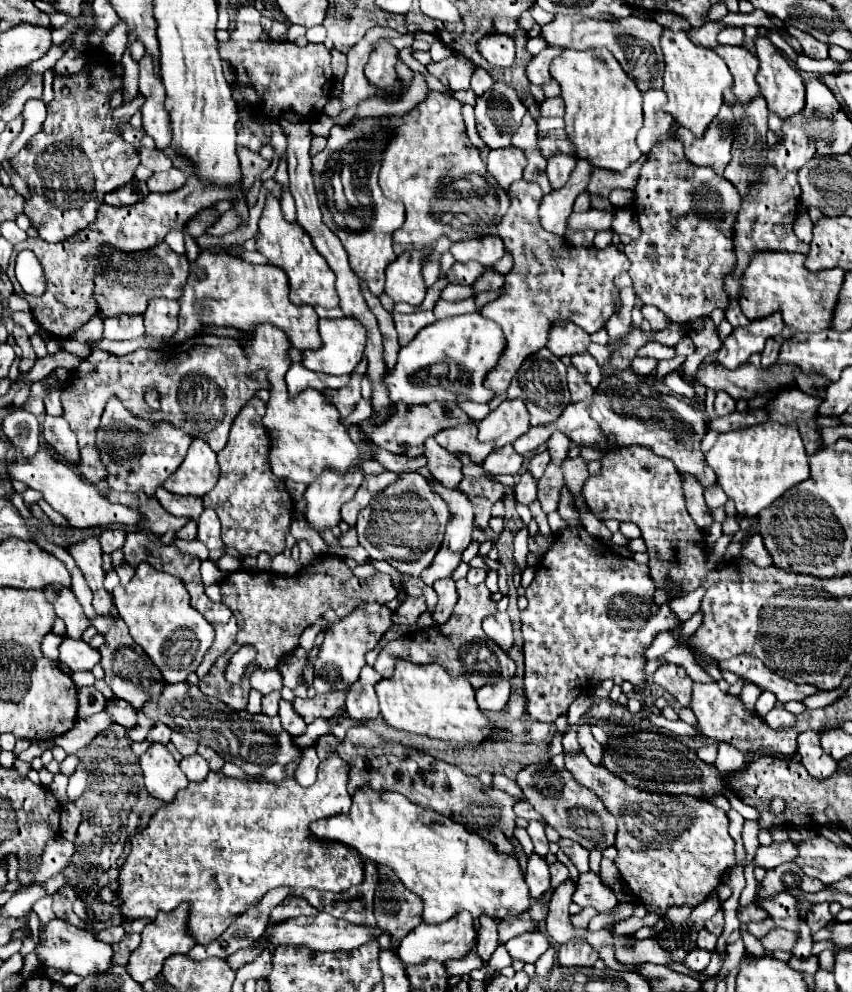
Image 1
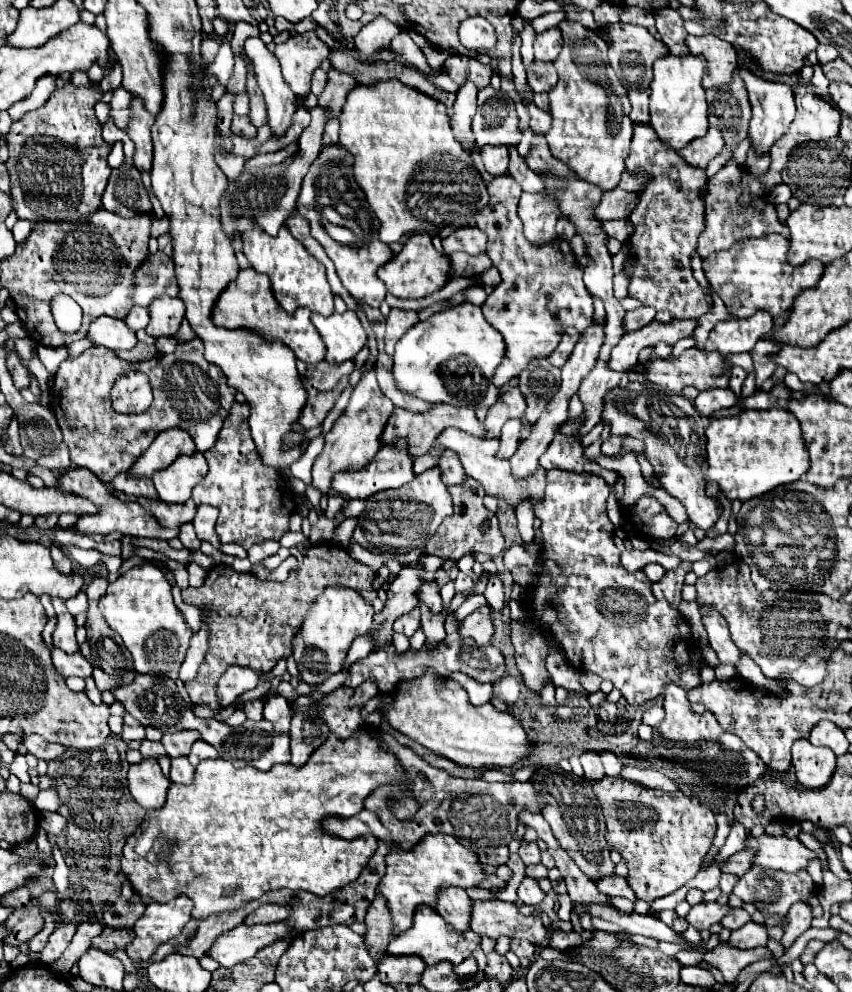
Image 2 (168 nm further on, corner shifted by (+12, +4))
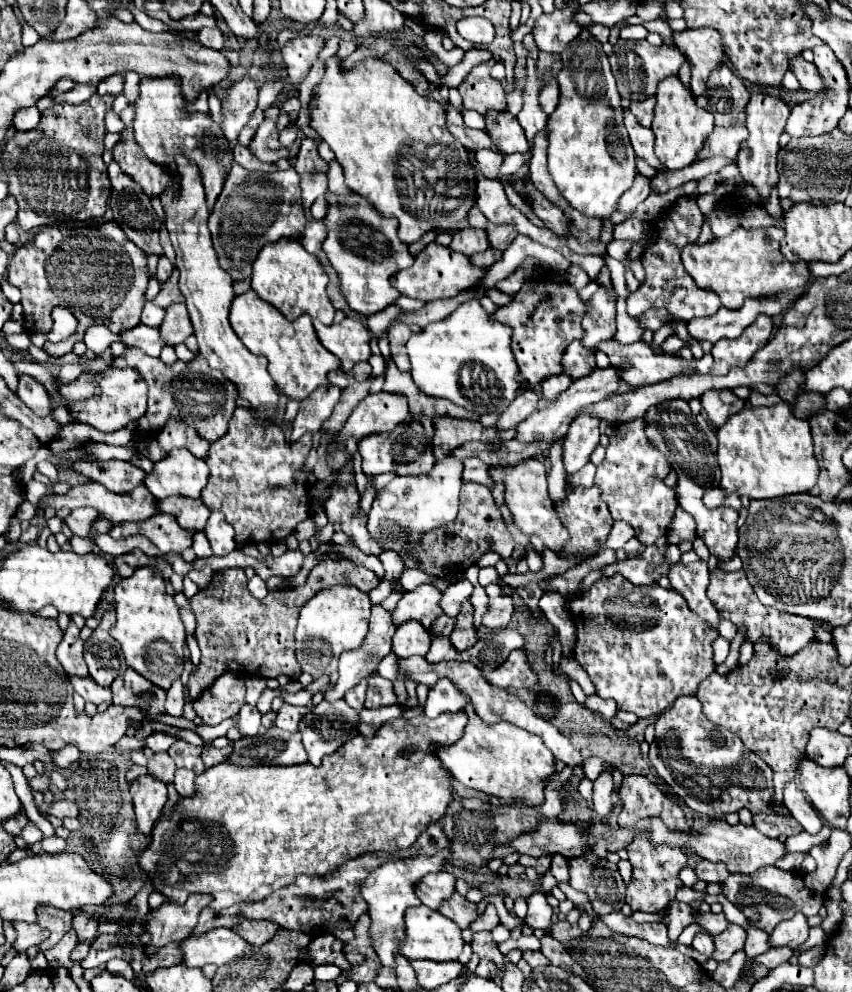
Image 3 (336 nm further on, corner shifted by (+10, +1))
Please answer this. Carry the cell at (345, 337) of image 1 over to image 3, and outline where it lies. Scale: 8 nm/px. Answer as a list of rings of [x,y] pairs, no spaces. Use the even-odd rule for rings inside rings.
[[[344,318],[338,324],[324,326],[320,320],[314,319],[313,326],[322,346],[340,358],[344,372],[356,362],[370,358],[370,332],[362,320]]]

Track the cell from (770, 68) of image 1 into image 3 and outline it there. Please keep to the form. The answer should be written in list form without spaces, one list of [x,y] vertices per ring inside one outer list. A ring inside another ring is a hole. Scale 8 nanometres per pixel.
[[[752,94],[750,102],[746,104],[746,114],[748,114],[746,128],[750,132],[750,136],[742,144],[736,162],[740,166],[742,178],[746,182],[750,182],[762,198],[768,198],[770,190],[778,184],[778,172],[776,172],[776,154],[780,150],[778,138],[784,132],[786,120],[790,116],[790,106],[784,100],[770,96],[770,94]]]

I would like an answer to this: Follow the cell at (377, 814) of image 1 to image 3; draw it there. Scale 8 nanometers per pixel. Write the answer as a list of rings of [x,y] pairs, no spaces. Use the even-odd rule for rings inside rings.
[[[448,848],[440,850],[436,856],[416,856],[404,858],[396,861],[387,861],[370,873],[362,886],[364,900],[368,902],[370,910],[370,936],[374,940],[374,950],[380,958],[380,962],[388,968],[394,970],[396,966],[396,954],[400,944],[406,940],[406,930],[404,930],[404,912],[410,906],[418,906],[420,898],[416,896],[416,886],[420,878],[424,878],[430,872],[442,872],[448,864],[448,856],[452,852]]]

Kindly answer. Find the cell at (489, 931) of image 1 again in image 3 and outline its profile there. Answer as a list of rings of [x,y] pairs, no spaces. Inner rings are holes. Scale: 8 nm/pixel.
[[[450,872],[428,874],[428,878],[420,880],[420,886],[416,888],[416,892],[420,894],[420,900],[424,906],[438,910],[456,892],[456,878]]]

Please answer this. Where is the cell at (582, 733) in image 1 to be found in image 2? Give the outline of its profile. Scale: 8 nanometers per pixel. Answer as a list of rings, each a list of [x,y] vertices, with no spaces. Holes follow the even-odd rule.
[[[582,753],[580,755],[580,761],[582,761],[582,767],[586,771],[586,779],[588,781],[598,781],[598,779],[604,779],[604,767],[600,763],[600,757],[596,753]]]

